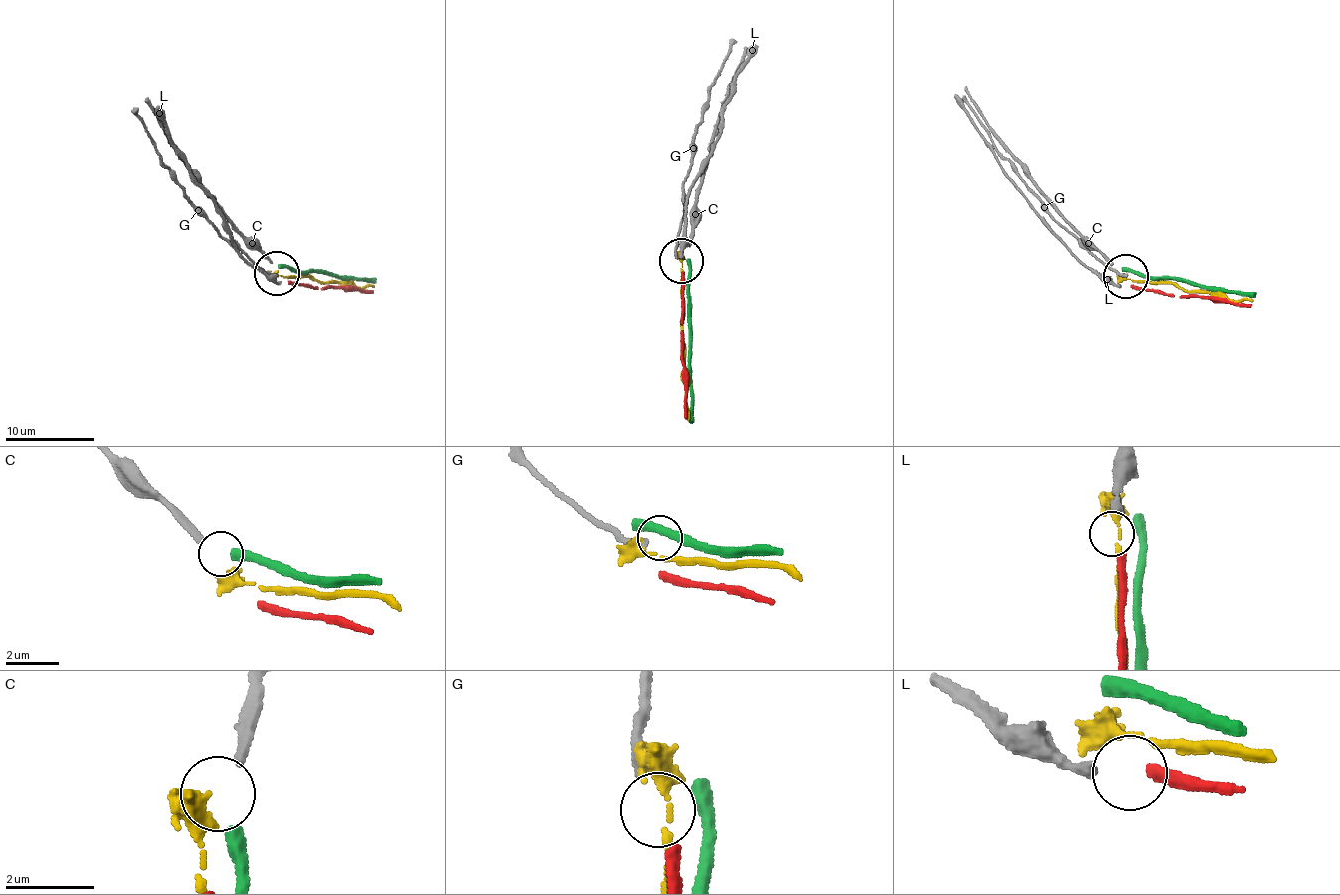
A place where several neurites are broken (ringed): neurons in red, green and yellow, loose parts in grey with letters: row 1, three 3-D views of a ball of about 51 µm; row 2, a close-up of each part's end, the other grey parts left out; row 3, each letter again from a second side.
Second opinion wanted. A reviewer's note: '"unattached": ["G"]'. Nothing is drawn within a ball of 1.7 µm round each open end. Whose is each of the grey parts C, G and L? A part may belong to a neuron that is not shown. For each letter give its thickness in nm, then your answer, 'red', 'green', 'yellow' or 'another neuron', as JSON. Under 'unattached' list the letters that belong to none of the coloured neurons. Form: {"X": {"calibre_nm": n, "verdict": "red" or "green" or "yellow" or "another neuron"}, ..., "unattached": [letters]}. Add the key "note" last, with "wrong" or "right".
{"C": {"calibre_nm": 260, "verdict": "green"}, "G": {"calibre_nm": 280, "verdict": "another neuron"}, "L": {"calibre_nm": 240, "verdict": "red"}, "unattached": ["G"], "note": "right"}

